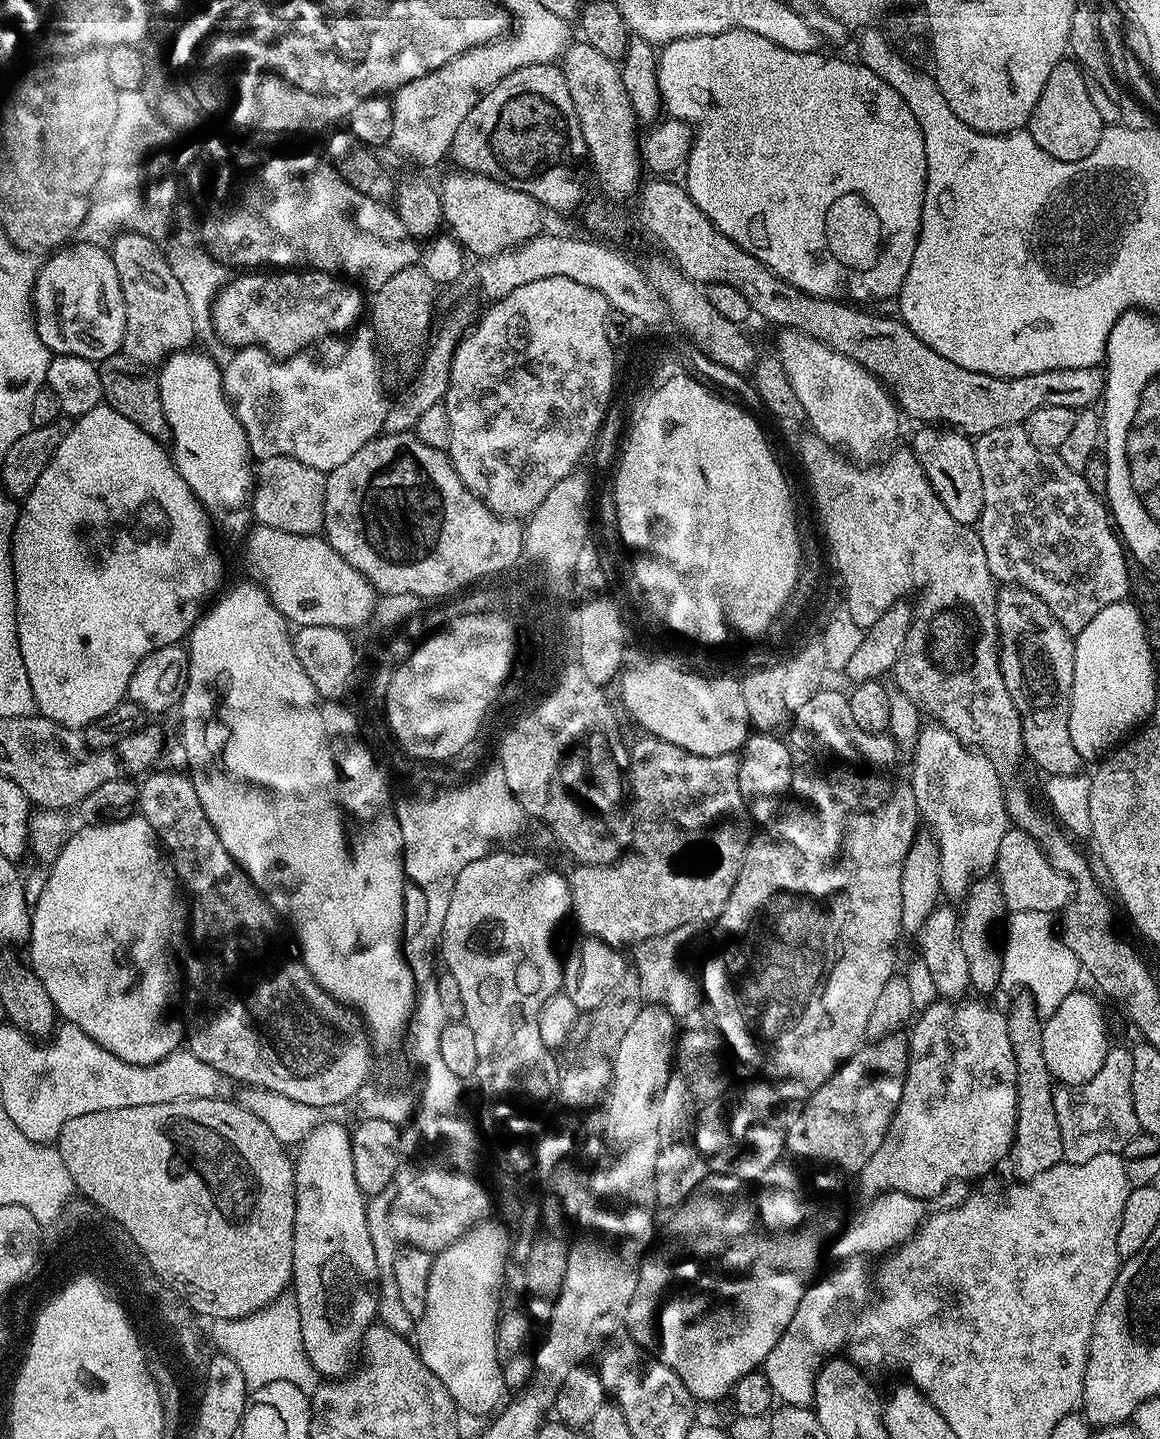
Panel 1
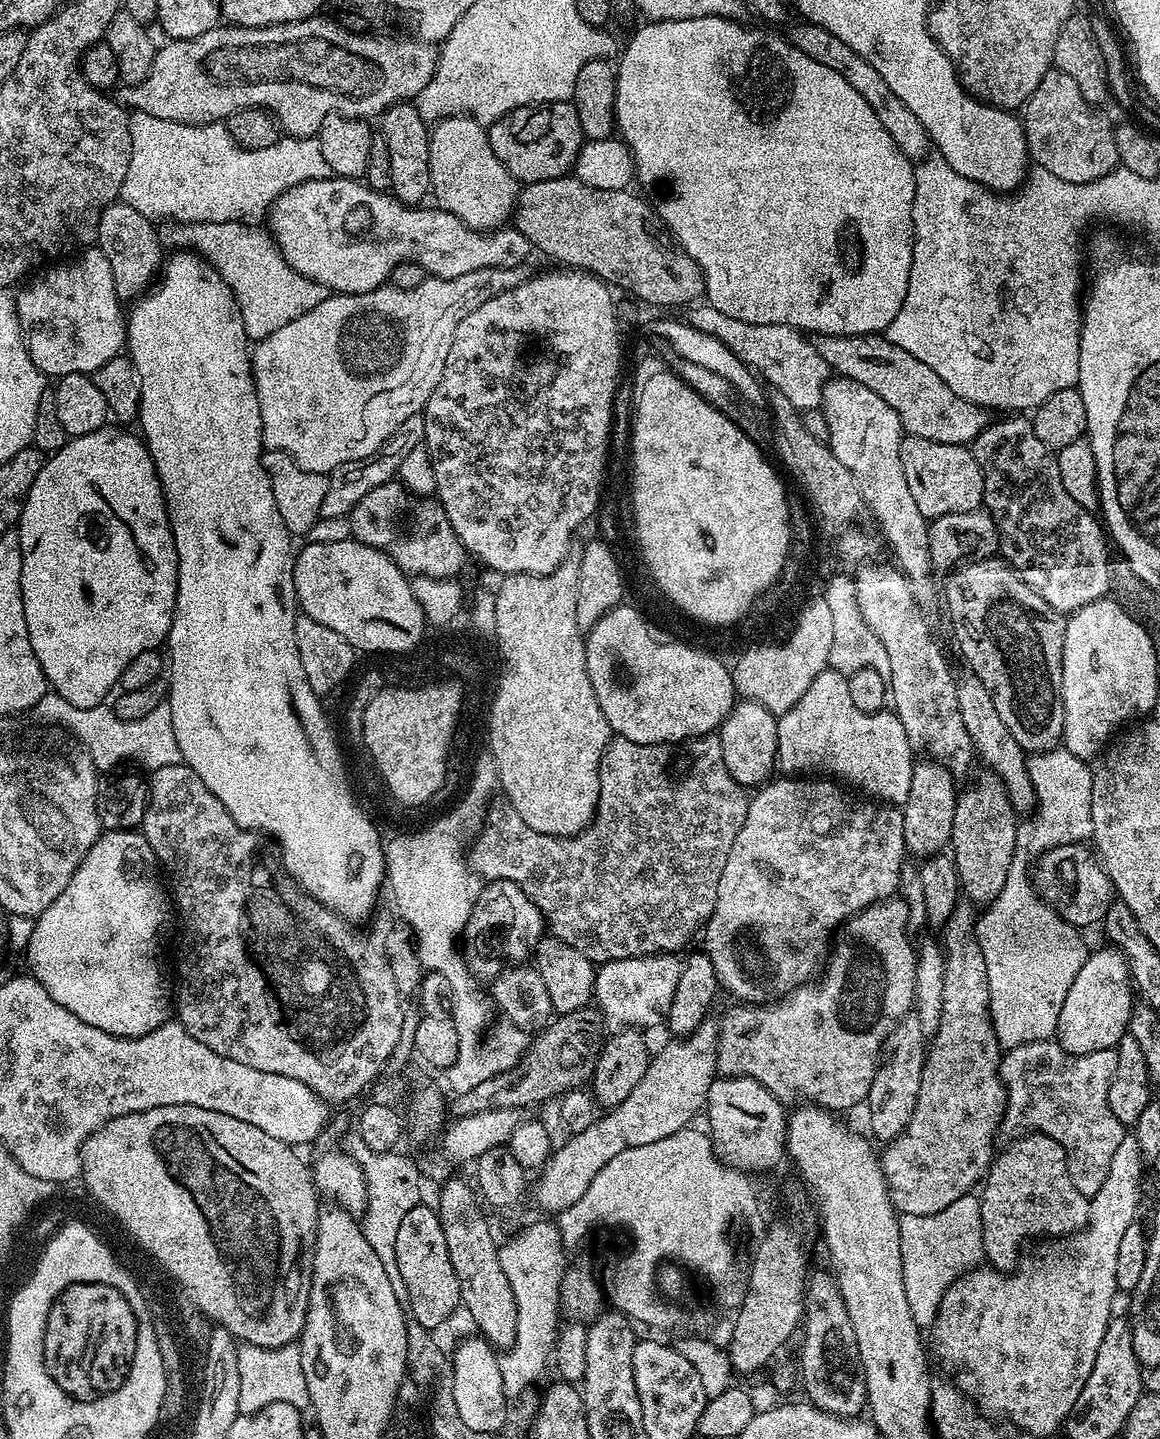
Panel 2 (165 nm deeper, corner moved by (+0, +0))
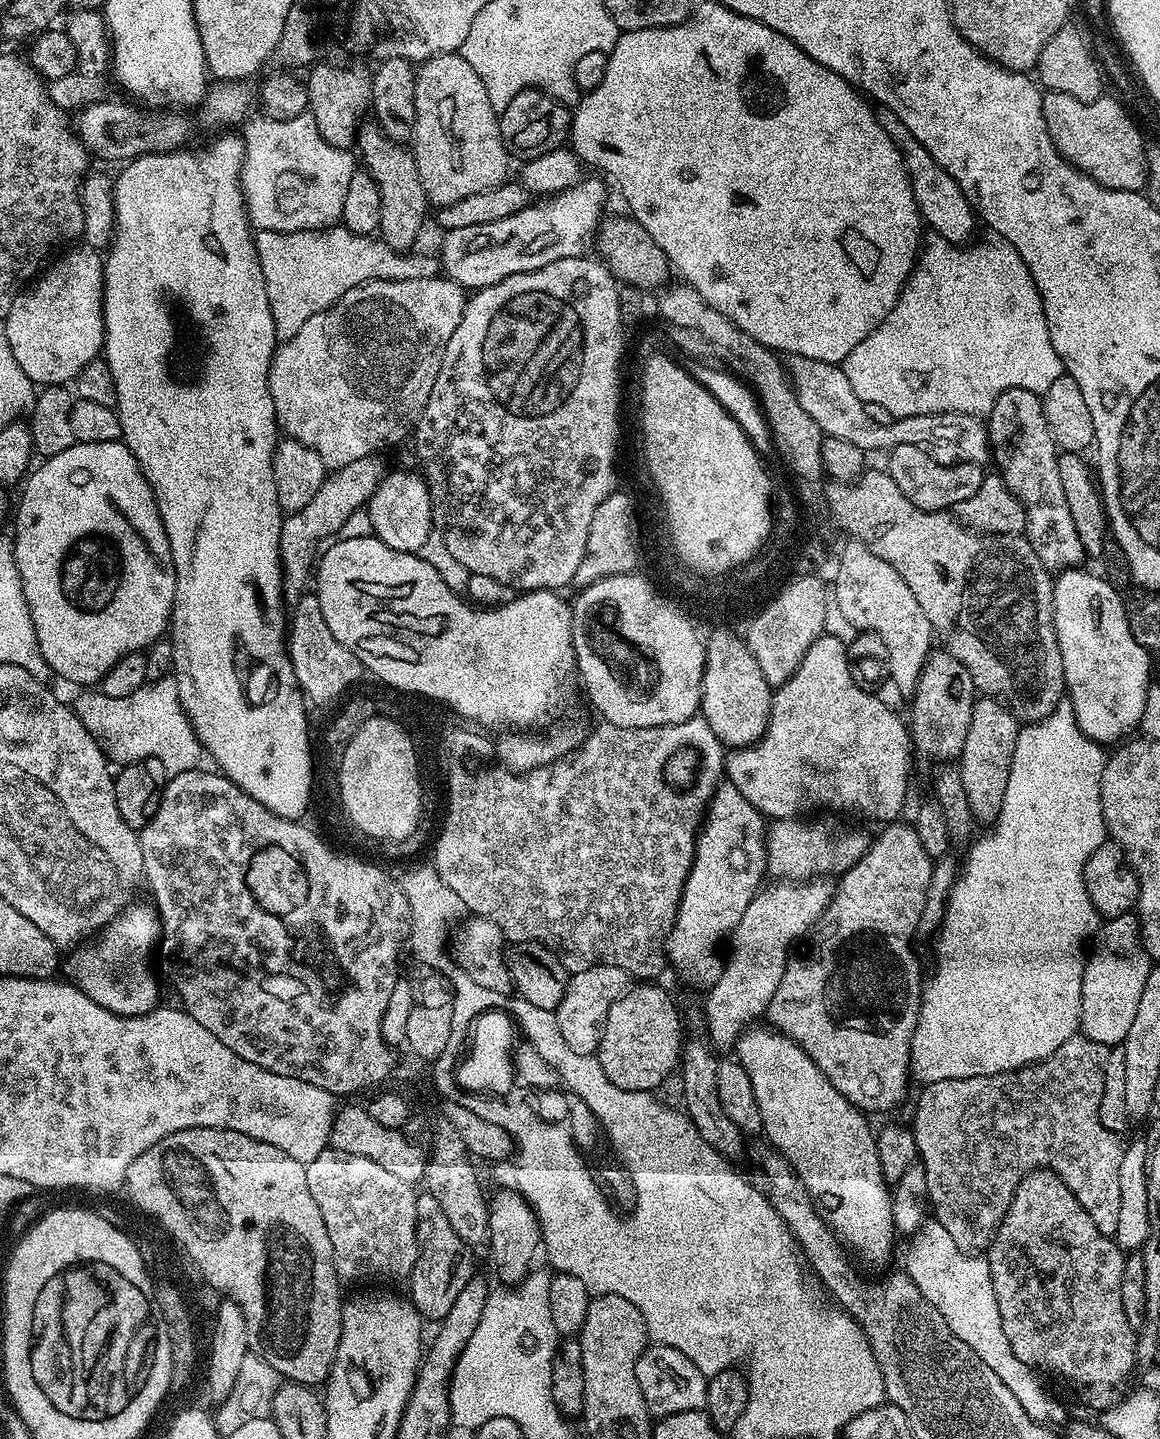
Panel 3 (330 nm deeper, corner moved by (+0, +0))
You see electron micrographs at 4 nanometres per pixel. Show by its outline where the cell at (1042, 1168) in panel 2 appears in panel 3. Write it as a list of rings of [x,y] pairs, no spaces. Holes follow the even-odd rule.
[[[1037,1168],[1028,1176],[1022,1178],[1018,1190],[1014,1190],[1014,1198],[1002,1218],[1002,1222],[996,1231],[996,1237],[986,1249],[986,1259],[990,1266],[990,1278],[994,1282],[994,1298],[998,1298],[998,1314],[1002,1314],[1002,1330],[1006,1330],[1006,1339],[1010,1341],[1010,1350],[1018,1354],[1026,1366],[1037,1373],[1049,1372],[1052,1376],[1061,1376],[1068,1384],[1076,1387],[1076,1396],[1088,1408],[1103,1410],[1111,1407],[1121,1399],[1120,1387],[1128,1380],[1132,1367],[1137,1367],[1136,1338],[1137,1333],[1130,1326],[1126,1318],[1126,1310],[1122,1310],[1122,1274],[1124,1273],[1124,1262],[1126,1259],[1125,1249],[1116,1243],[1113,1237],[1102,1234],[1098,1226],[1086,1214],[1086,1210],[1078,1202],[1078,1198],[1068,1189],[1066,1182],[1058,1178],[1048,1168]]]

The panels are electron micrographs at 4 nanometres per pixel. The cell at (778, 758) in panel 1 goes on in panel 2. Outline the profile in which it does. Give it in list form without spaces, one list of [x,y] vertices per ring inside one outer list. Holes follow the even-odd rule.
[[[741,699],[733,703],[730,714],[721,722],[718,735],[722,746],[722,762],[726,762],[726,770],[730,770],[730,778],[738,782],[745,790],[756,790],[769,783],[778,761],[777,717],[770,710],[758,706],[752,700]]]

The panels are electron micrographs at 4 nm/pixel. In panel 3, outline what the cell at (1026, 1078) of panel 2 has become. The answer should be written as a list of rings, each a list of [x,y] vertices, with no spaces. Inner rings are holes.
[[[1077,1034],[1066,1038],[1066,1042],[1062,1042],[1062,1046],[1058,1046],[1058,1050],[1054,1050],[1054,1054],[1050,1054],[1037,1064],[1029,1064],[1026,1068],[1016,1068],[1012,1072],[979,1076],[978,1078],[946,1078],[942,1082],[923,1085],[924,1093],[917,1098],[916,1113],[913,1114],[912,1121],[910,1121],[912,1137],[916,1143],[916,1155],[918,1161],[925,1167],[926,1190],[930,1208],[931,1211],[936,1211],[933,1212],[934,1219],[942,1226],[946,1226],[950,1238],[954,1238],[954,1242],[958,1242],[958,1246],[963,1252],[980,1254],[987,1249],[992,1239],[996,1237],[998,1226],[1014,1198],[1014,1190],[1018,1190],[1024,1176],[1035,1172],[1037,1168],[1048,1168],[1054,1174],[1058,1174],[1058,1178],[1062,1178],[1062,1182],[1066,1182],[1068,1189],[1078,1198],[1078,1202],[1086,1210],[1086,1214],[1090,1214],[1094,1226],[1098,1226],[1098,1230],[1102,1230],[1102,1234],[1115,1237],[1118,1226],[1118,1174],[1122,1167],[1125,1145],[1120,1144],[1121,1137],[1115,1132],[1106,1130],[1106,1126],[1102,1126],[1102,1118],[1098,1118],[1098,1102],[1102,1102],[1102,1078],[1106,1070],[1108,1050],[1109,1045],[1094,1042],[1089,1036]]]

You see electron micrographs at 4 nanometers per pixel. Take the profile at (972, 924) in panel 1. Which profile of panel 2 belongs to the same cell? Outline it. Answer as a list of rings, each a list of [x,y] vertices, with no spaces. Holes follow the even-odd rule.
[[[984,770],[965,792],[963,789],[957,795],[954,810],[950,855],[956,864],[960,883],[966,889],[967,899],[977,906],[987,906],[998,898],[1006,886],[1012,859],[1017,854],[1018,813],[996,773]]]

